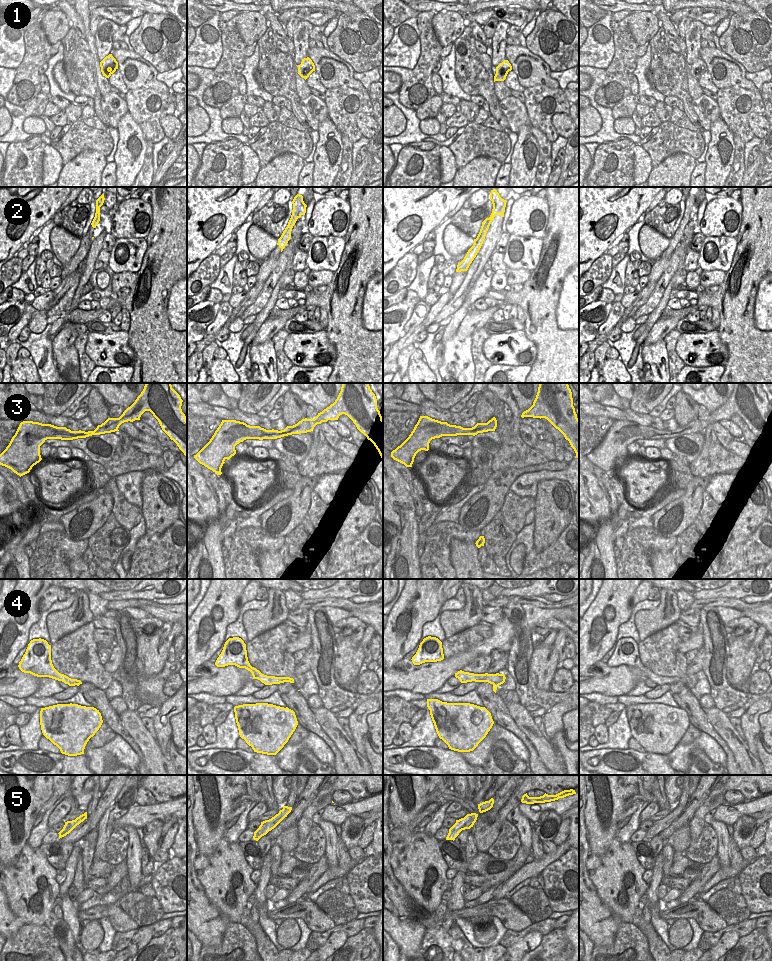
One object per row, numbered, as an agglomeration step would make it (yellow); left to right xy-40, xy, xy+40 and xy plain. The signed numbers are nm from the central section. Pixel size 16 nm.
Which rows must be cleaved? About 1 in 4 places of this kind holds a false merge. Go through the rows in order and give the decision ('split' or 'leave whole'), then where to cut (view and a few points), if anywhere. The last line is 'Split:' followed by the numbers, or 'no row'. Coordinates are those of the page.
1: leave whole | no cut
2: leave whole | no cut
3: split | xy (308, 420), (298, 428), (292, 428), (289, 431), (279, 431)
4: leave whole | no cut
5: leave whole | no cut
Split: 3

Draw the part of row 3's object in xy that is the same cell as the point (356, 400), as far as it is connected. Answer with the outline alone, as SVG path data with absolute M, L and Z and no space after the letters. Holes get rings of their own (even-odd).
M342 383L341 391L333 404L324 409L314 419L307 419L299 429L292 429L290 432L280 432L278 430L266 430L260 426L250 426L244 422L236 420L222 420L210 441L196 454L194 458L208 469L221 475L221 468L224 461L229 460L236 454L235 446L246 439L277 439L292 434L311 432L317 424L328 420L338 420L339 416L347 415L357 429L370 440L378 450L383 460L383 419L377 408L377 399L370 389L369 383Z

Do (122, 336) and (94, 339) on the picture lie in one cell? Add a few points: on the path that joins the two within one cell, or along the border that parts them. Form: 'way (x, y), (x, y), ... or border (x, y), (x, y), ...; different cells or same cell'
way (115, 338), (101, 338); same cell

